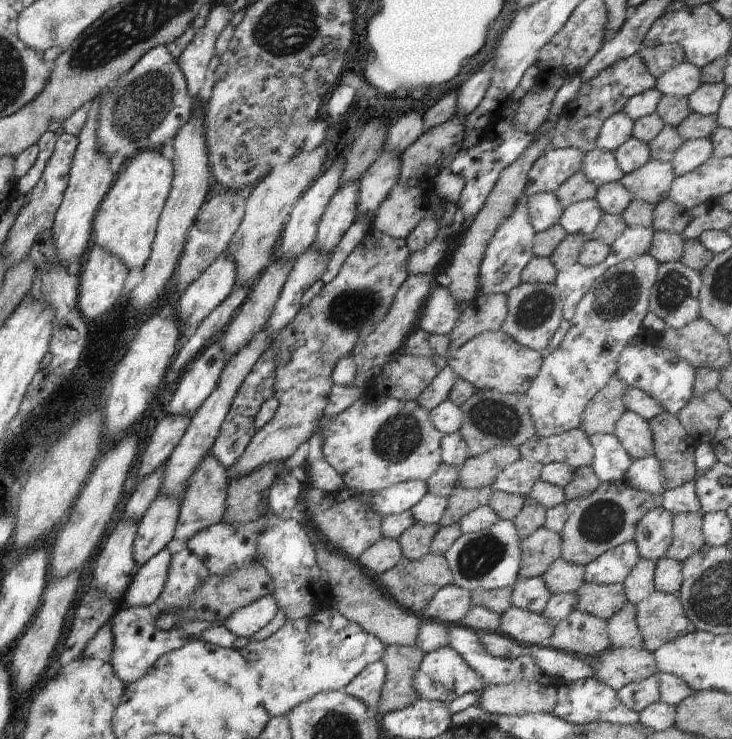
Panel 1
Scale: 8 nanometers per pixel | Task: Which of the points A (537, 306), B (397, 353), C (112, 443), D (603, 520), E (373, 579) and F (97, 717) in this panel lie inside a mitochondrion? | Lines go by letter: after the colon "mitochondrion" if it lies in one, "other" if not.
A: mitochondrion
B: other
C: other
D: mitochondrion
E: other
F: other

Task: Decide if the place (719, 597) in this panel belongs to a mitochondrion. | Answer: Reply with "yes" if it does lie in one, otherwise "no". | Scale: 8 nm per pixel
yes

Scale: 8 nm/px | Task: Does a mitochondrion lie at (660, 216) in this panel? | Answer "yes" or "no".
no

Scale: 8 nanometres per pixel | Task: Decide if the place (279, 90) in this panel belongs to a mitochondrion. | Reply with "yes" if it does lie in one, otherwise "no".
no

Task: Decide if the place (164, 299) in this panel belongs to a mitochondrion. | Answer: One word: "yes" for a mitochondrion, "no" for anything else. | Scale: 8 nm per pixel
no

